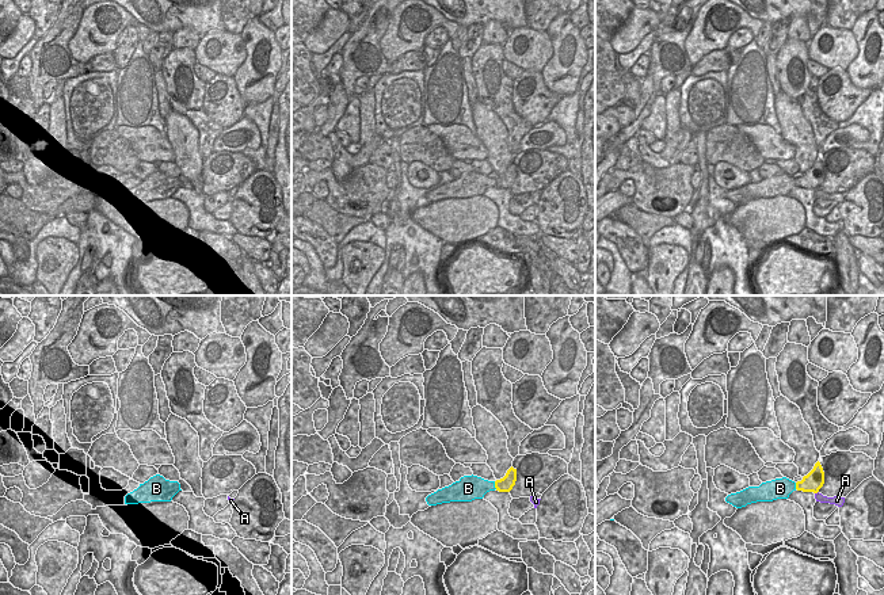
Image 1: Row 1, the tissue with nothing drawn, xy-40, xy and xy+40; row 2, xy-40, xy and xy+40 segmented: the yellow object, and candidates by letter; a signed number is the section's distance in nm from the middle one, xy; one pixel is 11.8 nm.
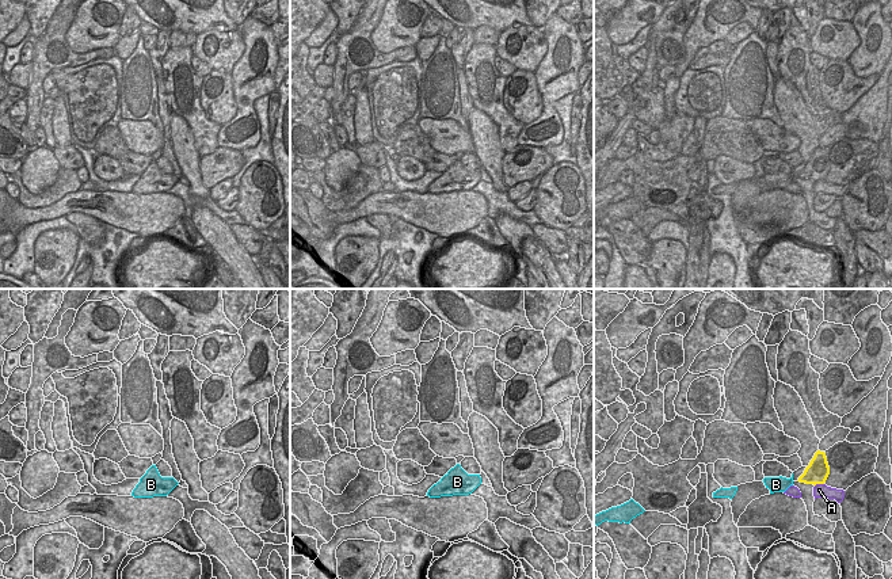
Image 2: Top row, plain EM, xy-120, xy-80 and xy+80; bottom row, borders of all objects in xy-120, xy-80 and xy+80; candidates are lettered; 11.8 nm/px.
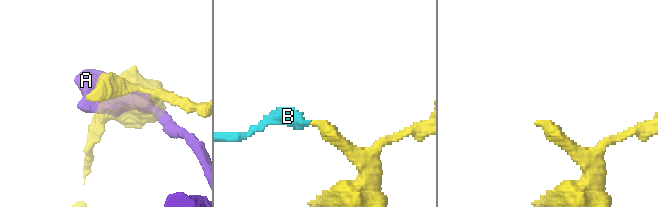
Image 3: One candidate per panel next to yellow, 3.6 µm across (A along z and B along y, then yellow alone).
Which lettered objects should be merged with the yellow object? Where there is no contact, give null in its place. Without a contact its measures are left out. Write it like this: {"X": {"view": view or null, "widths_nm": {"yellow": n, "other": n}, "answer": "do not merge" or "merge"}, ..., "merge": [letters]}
{"A": {"view": "xy+40", "widths_nm": {"yellow": 220, "other": 100}, "answer": "do not merge"}, "B": {"view": "xy", "widths_nm": {"yellow": 170, "other": 260}, "answer": "merge"}, "merge": ["B"]}

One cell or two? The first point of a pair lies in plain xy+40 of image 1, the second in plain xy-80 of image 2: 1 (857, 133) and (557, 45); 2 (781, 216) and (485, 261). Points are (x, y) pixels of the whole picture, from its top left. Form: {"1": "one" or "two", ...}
{"1": "one", "2": "two"}

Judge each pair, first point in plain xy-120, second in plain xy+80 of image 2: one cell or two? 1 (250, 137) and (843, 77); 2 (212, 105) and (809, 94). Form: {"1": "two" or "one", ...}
{"1": "two", "2": "two"}

